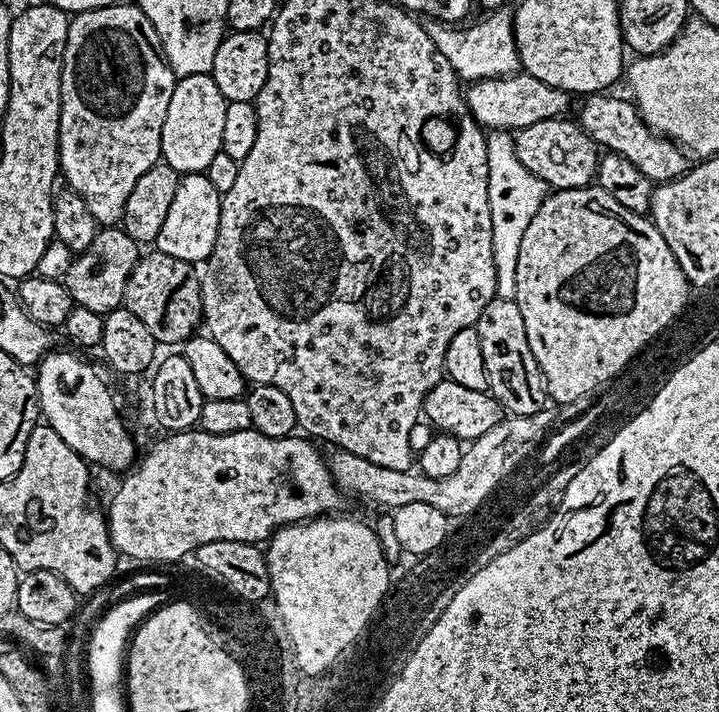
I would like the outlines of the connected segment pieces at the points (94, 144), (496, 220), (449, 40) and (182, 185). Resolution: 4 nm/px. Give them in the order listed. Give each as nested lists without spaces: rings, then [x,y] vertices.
[[[118,2],[114,6],[95,8],[85,12],[75,13],[68,21],[66,34],[66,50],[62,62],[62,86],[60,87],[60,170],[63,183],[76,192],[86,202],[90,214],[94,214],[97,225],[116,226],[124,219],[126,198],[130,198],[130,190],[134,190],[134,182],[146,174],[161,159],[160,139],[162,138],[162,122],[166,122],[166,106],[170,106],[170,94],[174,94],[177,77],[164,58],[164,53],[157,41],[156,31],[141,10],[139,3],[124,4]]]
[[[492,130],[487,133],[486,162],[488,163],[488,201],[494,242],[494,270],[496,271],[496,294],[501,300],[516,299],[518,282],[518,250],[530,218],[538,214],[542,202],[550,195],[550,189],[542,178],[530,174],[516,153],[513,133],[508,130]]]
[[[505,6],[489,11],[485,24],[469,23],[465,32],[451,32],[449,25],[441,20],[431,18],[423,21],[426,34],[442,50],[446,62],[455,70],[456,75],[464,82],[477,80],[499,80],[505,76],[515,76],[521,71],[520,52],[516,49],[516,30],[514,12]]]
[[[204,172],[181,175],[178,190],[174,190],[174,202],[170,202],[170,211],[166,214],[166,222],[162,222],[162,230],[158,230],[158,238],[154,241],[155,251],[170,254],[170,258],[185,260],[193,266],[207,261],[218,238],[221,199],[222,193],[214,190],[214,185]]]

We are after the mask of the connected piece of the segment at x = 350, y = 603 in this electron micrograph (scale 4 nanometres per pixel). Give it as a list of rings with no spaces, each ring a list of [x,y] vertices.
[[[325,514],[315,520],[305,520],[302,524],[289,524],[286,528],[280,528],[272,533],[266,544],[266,555],[268,557],[268,569],[270,570],[270,578],[272,579],[271,595],[276,596],[274,607],[281,616],[282,622],[289,634],[289,640],[292,643],[293,654],[296,658],[297,669],[305,676],[319,677],[328,671],[335,664],[338,657],[344,655],[356,639],[362,634],[362,630],[372,621],[372,615],[378,610],[378,606],[384,600],[390,591],[390,580],[388,584],[388,571],[390,565],[387,558],[383,556],[380,539],[376,536],[376,532],[371,523],[363,524],[360,520],[355,520],[352,516],[340,516],[341,514]]]

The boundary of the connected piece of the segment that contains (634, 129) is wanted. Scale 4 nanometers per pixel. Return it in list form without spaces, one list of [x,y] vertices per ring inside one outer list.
[[[592,94],[587,97],[584,109],[580,112],[578,123],[601,149],[622,154],[630,158],[646,178],[653,182],[671,182],[677,176],[683,176],[690,167],[689,153],[681,148],[675,140],[653,132],[652,127],[645,122],[631,99],[623,100],[620,96],[612,94]]]

